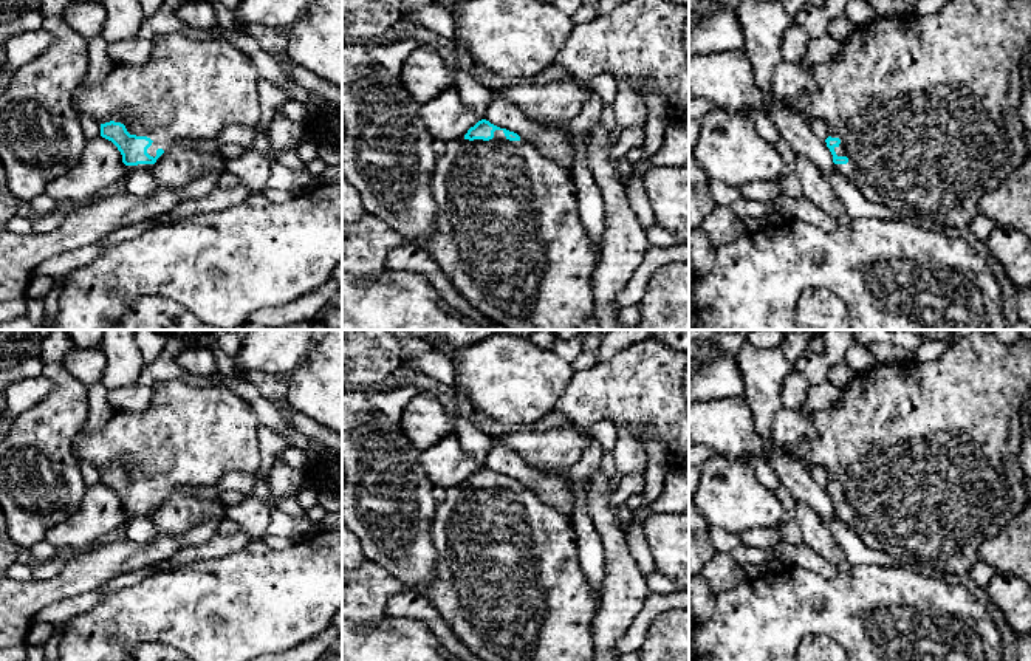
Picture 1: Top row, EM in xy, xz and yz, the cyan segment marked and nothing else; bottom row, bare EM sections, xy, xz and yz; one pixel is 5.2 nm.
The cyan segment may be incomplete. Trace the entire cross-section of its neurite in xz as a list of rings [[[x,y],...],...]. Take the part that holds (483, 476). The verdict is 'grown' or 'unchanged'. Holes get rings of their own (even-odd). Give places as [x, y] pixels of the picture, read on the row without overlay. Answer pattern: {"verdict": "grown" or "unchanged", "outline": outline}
{"verdict": "grown", "outline": [[[481,466],[463,486],[446,489],[429,534],[437,563],[433,579],[420,596],[438,610],[472,653],[483,661],[596,661],[591,636],[596,591],[581,570],[576,533],[563,512],[517,480]]]}

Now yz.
{"verdict": "grown", "outline": [[[972,330],[968,336],[951,342],[933,361],[910,361],[895,365],[876,364],[862,373],[855,373],[855,376],[841,389],[841,402],[813,415],[813,421],[819,430],[816,438],[793,447],[776,446],[785,455],[802,463],[808,471],[811,466],[825,467],[830,481],[825,489],[833,502],[836,519],[851,528],[868,548],[903,560],[906,567],[913,571],[966,581],[969,571],[978,562],[980,545],[1006,528],[1006,525],[1017,517],[1029,502],[1023,488],[1026,475],[1019,464],[1019,454],[1022,449],[1020,410],[1022,399],[1029,387],[1031,341],[1020,336],[1014,344],[1003,344],[994,331]]]}

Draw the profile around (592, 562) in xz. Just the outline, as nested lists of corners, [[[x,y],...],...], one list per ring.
[[[593,443],[587,452],[567,471],[567,478],[574,489],[573,529],[579,548],[579,565],[596,591],[596,608],[605,576],[604,546],[596,526],[588,514],[585,485],[601,466],[605,449]]]

